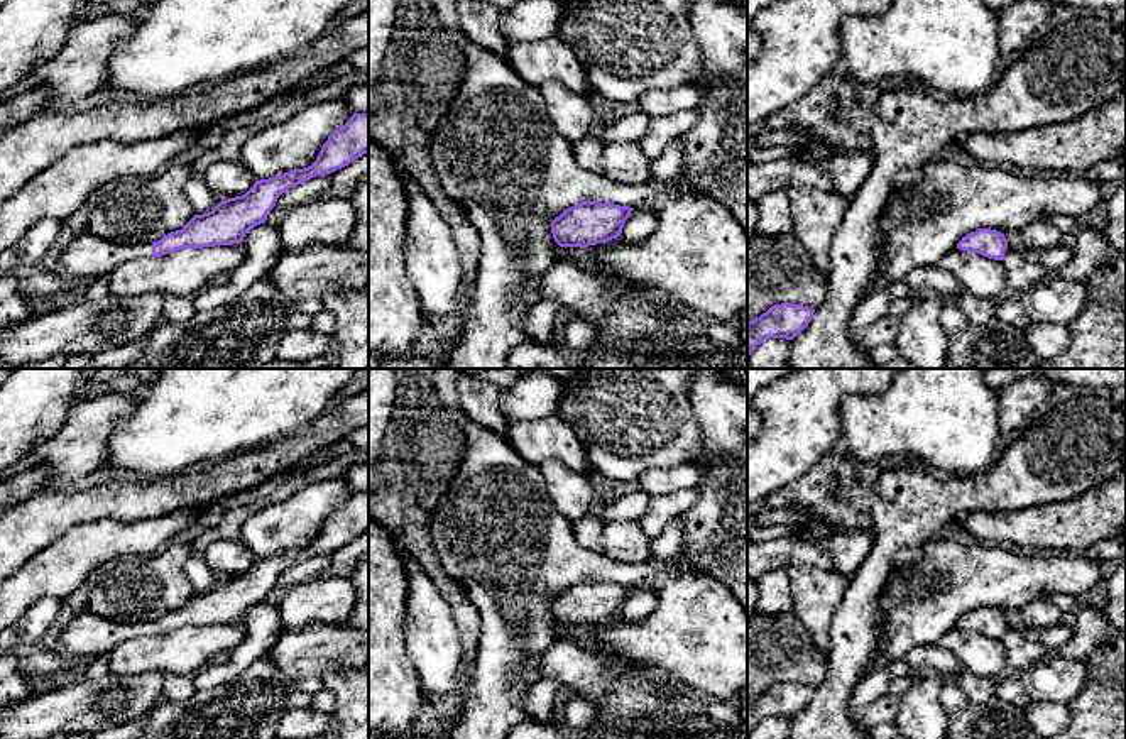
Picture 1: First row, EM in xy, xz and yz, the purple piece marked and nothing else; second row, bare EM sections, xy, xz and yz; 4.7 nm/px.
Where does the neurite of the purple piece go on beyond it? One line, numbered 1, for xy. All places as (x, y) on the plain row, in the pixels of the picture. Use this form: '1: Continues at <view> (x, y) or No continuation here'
1: Continues at xy (85, 634)

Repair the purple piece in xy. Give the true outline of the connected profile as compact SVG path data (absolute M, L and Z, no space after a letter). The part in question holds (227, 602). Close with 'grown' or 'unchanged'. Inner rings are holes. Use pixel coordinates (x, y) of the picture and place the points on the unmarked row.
M353 492L328 514L316 539L276 556L255 560L242 575L220 580L211 590L194 594L181 609L157 621L117 622L85 612L76 616L52 646L63 654L103 654L120 643L161 636L181 627L242 622L245 612L265 602L277 577L311 556L331 553L369 531L369 492Z; grown

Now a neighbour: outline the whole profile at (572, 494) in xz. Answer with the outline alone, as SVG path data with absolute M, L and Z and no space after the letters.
M556 460L539 465L546 490L556 511L571 523L587 516L593 501L590 479Z

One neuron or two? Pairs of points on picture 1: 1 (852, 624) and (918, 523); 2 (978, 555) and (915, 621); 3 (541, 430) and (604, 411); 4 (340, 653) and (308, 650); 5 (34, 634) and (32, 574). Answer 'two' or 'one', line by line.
1: one
2: one
3: two
4: one
5: two

